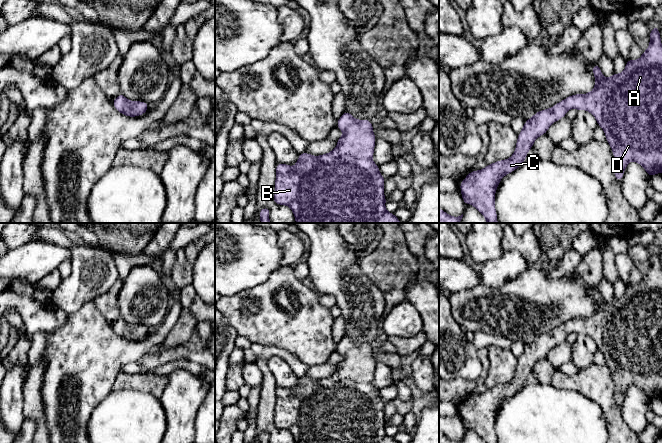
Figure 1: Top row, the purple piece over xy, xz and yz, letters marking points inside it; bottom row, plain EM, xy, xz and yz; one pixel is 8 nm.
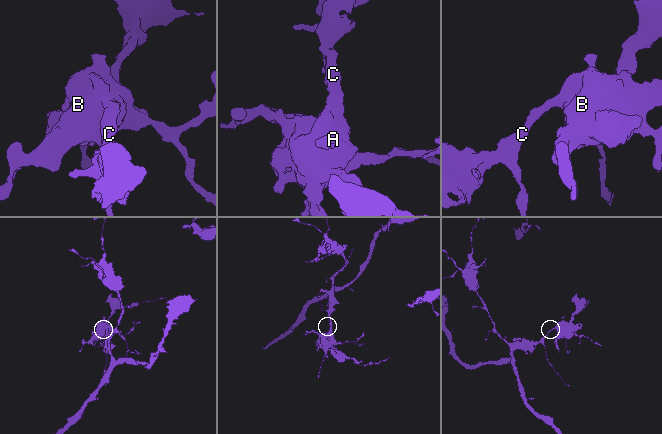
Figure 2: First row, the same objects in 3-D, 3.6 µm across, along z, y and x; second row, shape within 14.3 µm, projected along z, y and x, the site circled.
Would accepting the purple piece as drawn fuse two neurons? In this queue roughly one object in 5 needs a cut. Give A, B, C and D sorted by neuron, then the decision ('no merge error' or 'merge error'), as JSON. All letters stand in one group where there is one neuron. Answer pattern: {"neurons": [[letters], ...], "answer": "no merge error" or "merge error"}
{"neurons": [["A", "B", "C", "D"]], "answer": "no merge error"}

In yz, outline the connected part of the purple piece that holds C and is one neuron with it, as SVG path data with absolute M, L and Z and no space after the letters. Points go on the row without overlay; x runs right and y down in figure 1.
M658 250L652 252L649 263L647 274L642 276L638 284L629 283L621 298L613 296L610 302L605 302L596 287L592 291L595 310L591 316L568 320L553 331L537 335L525 344L510 382L487 388L482 394L471 395L460 406L464 430L471 428L485 443L497 443L495 417L500 404L524 387L535 364L546 358L554 346L565 341L569 333L590 336L598 350L604 354L615 382L614 399L617 406L623 403L624 394L630 385L640 388L650 401L662 397L662 269Z

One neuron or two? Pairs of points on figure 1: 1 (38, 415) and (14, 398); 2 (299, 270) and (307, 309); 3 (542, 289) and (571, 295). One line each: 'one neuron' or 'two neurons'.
1: two neurons
2: two neurons
3: one neuron

